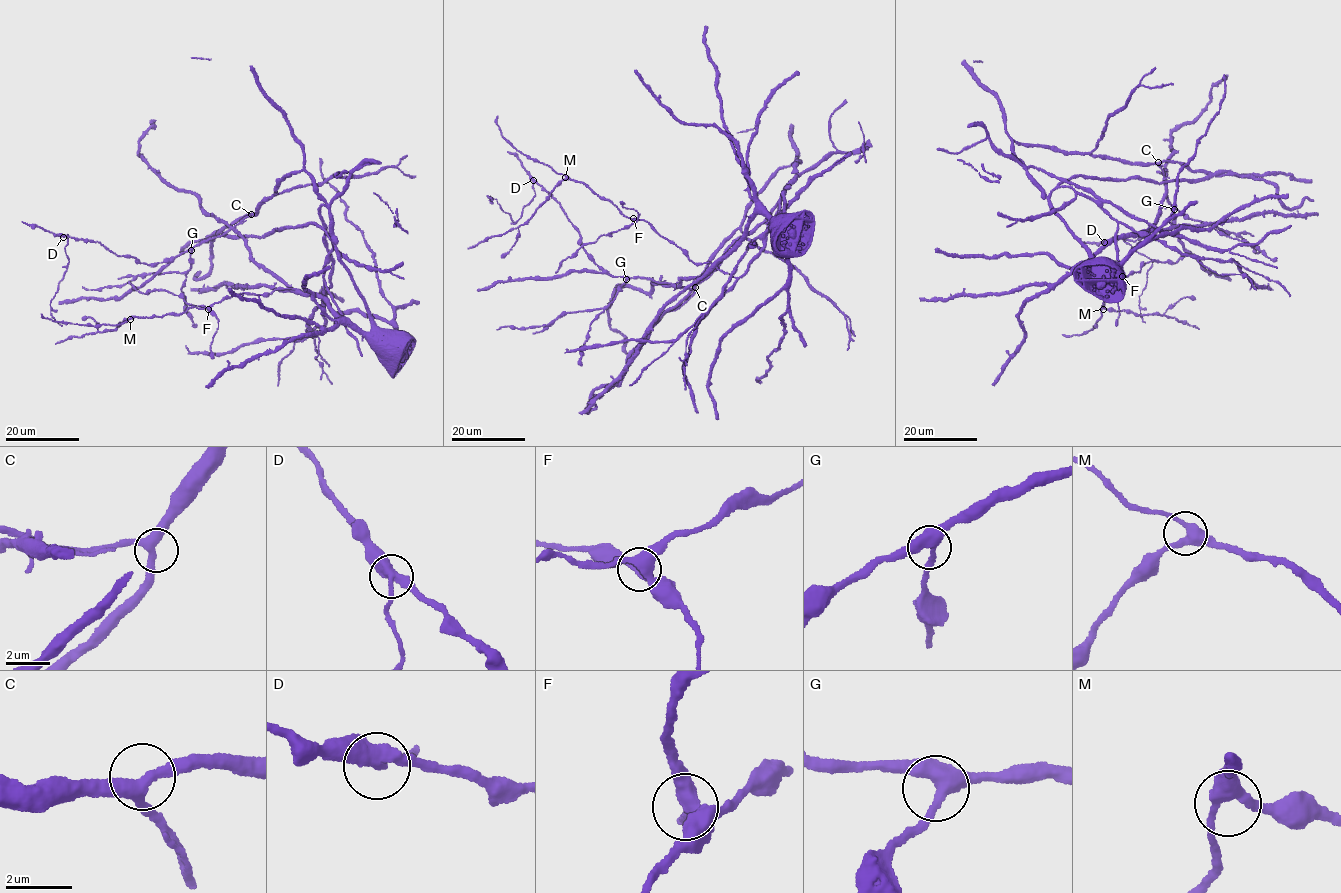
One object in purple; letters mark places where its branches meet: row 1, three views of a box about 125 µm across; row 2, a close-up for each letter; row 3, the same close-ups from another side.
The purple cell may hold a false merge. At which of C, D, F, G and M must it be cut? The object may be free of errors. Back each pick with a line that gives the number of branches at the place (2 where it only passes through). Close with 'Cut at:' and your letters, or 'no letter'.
D: 3 branches meet
Cut at: D

